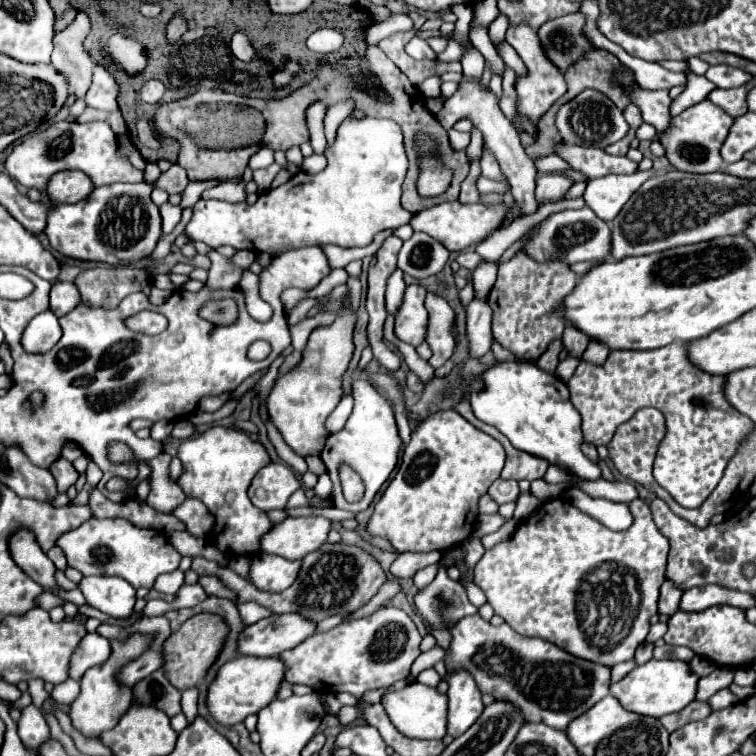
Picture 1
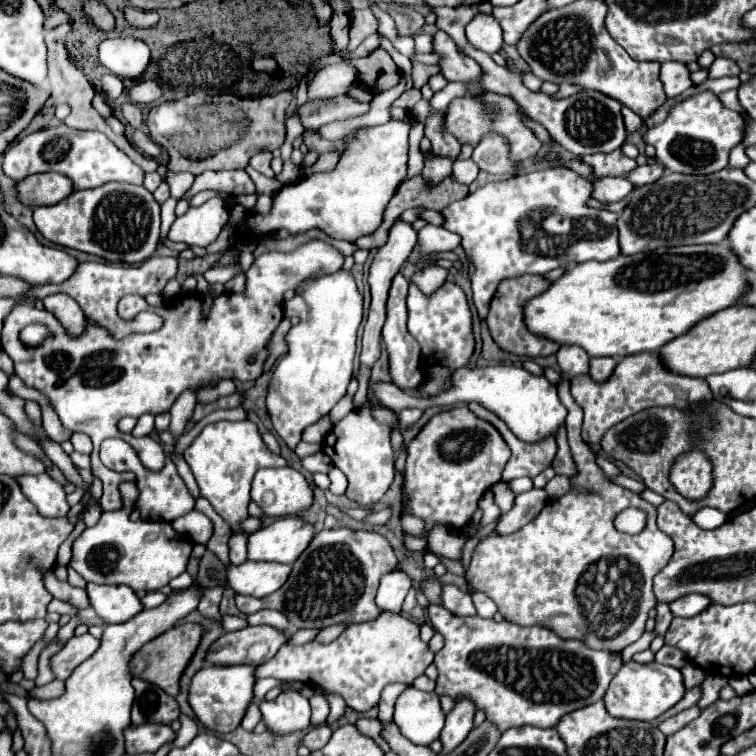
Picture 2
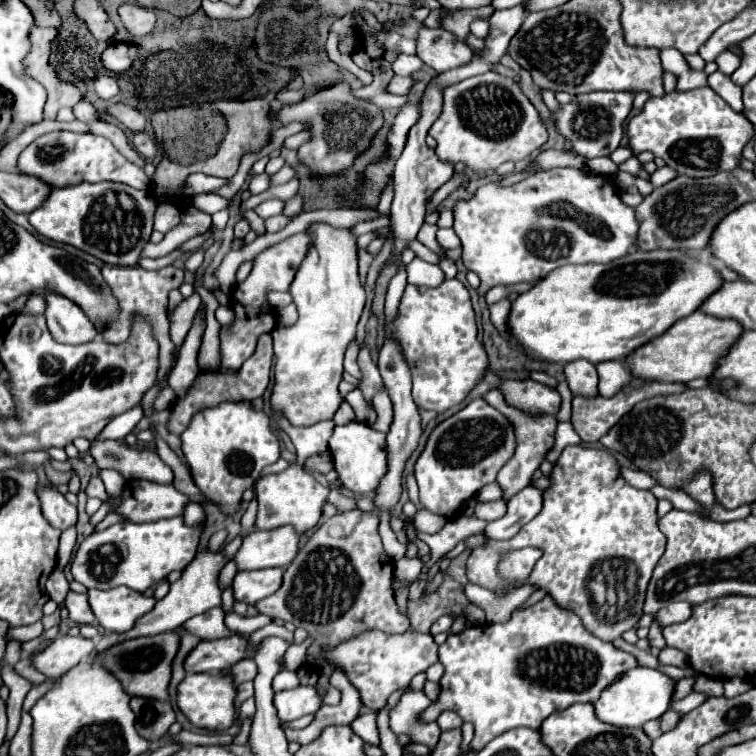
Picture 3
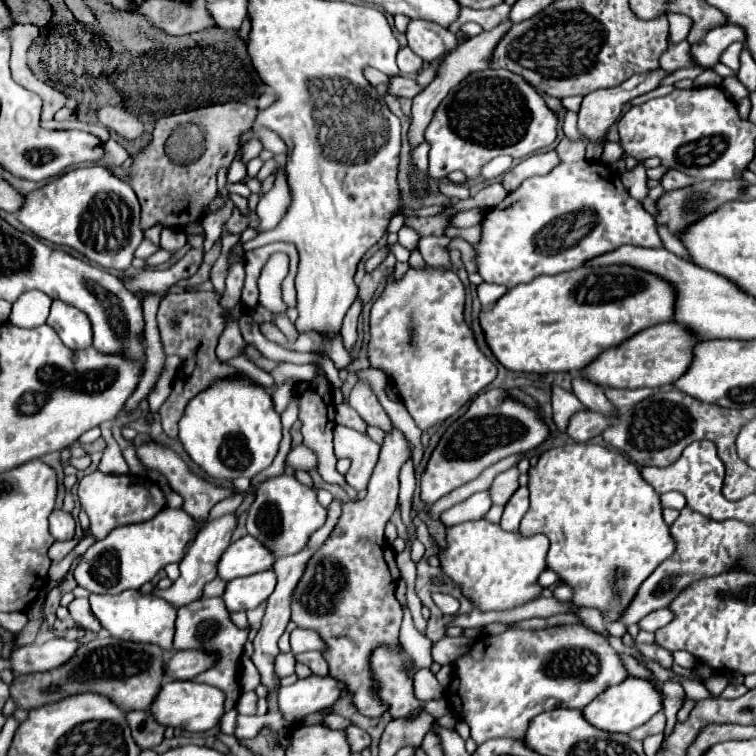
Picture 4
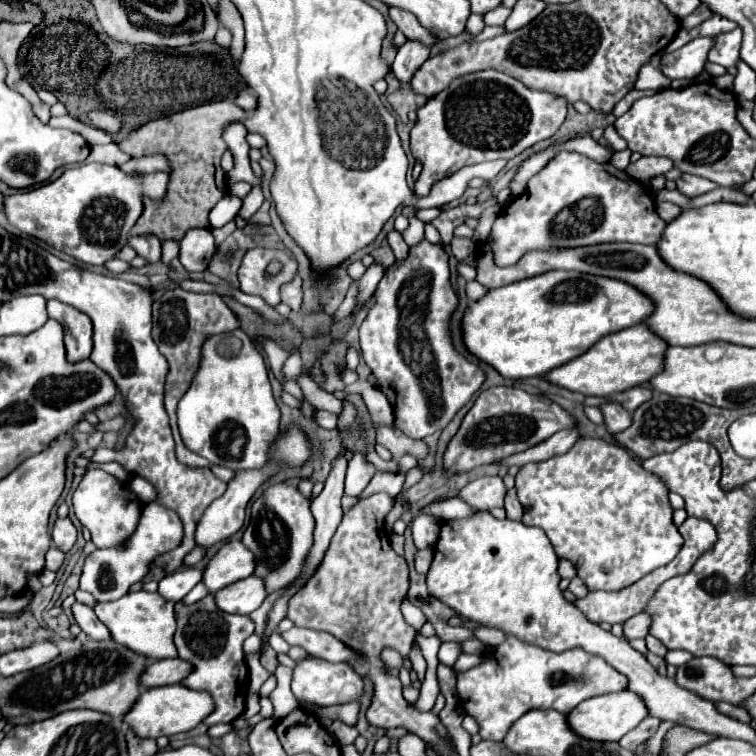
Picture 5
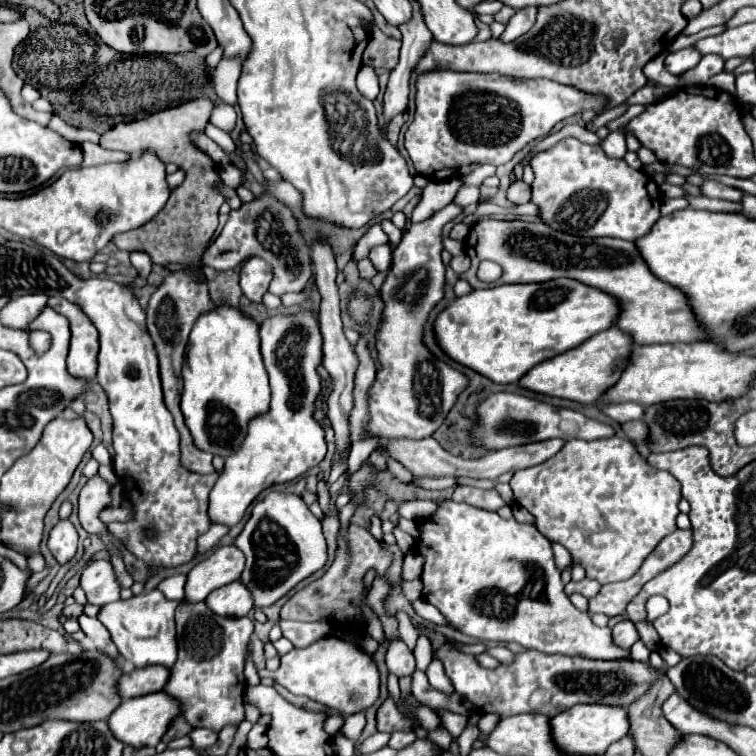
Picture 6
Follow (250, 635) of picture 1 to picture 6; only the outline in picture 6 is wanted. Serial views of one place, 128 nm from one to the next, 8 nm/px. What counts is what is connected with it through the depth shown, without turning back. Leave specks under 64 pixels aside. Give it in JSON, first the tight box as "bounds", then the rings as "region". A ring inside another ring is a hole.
{"bounds":[116,666,170,698],"region":[[[152,666],[152,668],[134,668],[118,678],[116,692],[122,698],[136,698],[144,694],[152,694],[156,690],[162,690],[170,672],[164,666]]]}

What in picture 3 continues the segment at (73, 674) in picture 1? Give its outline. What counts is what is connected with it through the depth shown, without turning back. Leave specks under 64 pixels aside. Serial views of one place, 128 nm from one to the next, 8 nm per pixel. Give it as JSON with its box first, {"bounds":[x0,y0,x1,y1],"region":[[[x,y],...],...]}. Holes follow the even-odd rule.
{"bounds":[32,636,96,678],"region":[[[56,636],[50,640],[42,650],[38,650],[32,658],[32,664],[36,666],[38,672],[42,672],[48,678],[60,678],[64,676],[70,668],[80,664],[84,658],[92,654],[96,646],[82,638],[82,636]]]}

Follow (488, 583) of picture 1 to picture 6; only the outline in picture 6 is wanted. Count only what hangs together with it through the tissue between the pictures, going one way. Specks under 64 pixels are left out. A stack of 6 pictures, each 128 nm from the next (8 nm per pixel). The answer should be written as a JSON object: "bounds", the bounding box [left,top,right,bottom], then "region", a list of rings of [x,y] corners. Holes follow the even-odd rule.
{"bounds":[510,436,682,584],"region":[[[620,436],[592,442],[568,440],[564,448],[544,464],[514,472],[510,486],[514,500],[536,518],[536,528],[548,540],[566,546],[574,564],[580,564],[586,576],[600,584],[626,580],[640,568],[656,544],[676,530],[676,516],[680,514],[678,502],[682,498],[680,482],[670,472],[652,468],[646,458],[636,452],[634,444]]]}

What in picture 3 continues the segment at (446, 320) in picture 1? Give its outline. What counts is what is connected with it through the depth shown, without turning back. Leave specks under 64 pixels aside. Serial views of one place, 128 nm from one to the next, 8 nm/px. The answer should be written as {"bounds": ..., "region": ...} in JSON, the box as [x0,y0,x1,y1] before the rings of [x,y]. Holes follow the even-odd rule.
{"bounds":[408,258,444,286],"region":[[[414,258],[408,266],[408,284],[418,284],[418,286],[438,286],[444,280],[444,274],[438,266],[432,266],[420,258]]]}

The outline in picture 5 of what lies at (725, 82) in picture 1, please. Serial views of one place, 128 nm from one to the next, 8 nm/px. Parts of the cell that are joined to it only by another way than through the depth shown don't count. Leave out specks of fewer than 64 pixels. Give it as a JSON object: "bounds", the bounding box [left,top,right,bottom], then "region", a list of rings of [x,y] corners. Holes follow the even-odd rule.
{"bounds":[708,28,742,68],"region":[[[740,28],[716,36],[708,60],[714,64],[722,64],[726,68],[736,66],[740,62],[740,42],[742,42]]]}

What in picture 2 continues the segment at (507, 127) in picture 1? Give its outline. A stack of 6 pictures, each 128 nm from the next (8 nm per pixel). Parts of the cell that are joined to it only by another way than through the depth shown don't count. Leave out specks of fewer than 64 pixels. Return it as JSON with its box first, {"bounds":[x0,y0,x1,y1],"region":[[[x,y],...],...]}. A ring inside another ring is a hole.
{"bounds":[432,30,518,174],"region":[[[438,30],[434,36],[432,36],[432,46],[434,46],[434,54],[440,56],[440,72],[442,76],[448,80],[448,82],[472,82],[468,94],[476,94],[476,92],[482,92],[476,82],[478,82],[478,76],[480,76],[480,66],[464,56],[458,46],[454,44],[454,40],[450,36],[446,36],[446,32]],[[488,134],[480,144],[474,148],[472,160],[478,164],[480,170],[496,174],[496,172],[518,172],[518,164],[508,160],[508,144],[498,134]]]}

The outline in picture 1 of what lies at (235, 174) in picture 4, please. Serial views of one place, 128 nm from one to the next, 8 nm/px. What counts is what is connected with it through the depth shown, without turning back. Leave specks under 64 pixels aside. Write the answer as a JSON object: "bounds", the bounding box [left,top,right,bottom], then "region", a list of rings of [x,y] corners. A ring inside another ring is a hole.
{"bounds":[156,164,186,194],"region":[[[172,164],[166,172],[160,174],[160,178],[156,180],[156,186],[166,190],[168,194],[180,194],[186,188],[186,172],[184,168],[180,168],[178,164]]]}

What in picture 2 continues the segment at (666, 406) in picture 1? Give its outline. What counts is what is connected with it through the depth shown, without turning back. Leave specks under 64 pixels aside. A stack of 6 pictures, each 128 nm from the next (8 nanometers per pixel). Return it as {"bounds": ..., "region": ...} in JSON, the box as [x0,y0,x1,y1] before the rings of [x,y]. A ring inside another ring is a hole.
{"bounds":[572,352,712,500],"region":[[[642,352],[626,356],[618,362],[614,374],[604,382],[596,384],[588,376],[578,376],[572,380],[572,396],[576,404],[584,410],[584,424],[582,424],[582,440],[590,444],[598,444],[602,434],[612,428],[614,424],[622,422],[624,418],[640,412],[642,408],[650,406],[694,406],[696,402],[712,398],[708,384],[702,378],[688,378],[676,376],[668,372],[662,362],[658,360],[656,352]],[[694,450],[694,452],[682,456],[672,466],[670,480],[682,496],[686,496],[690,500],[698,500],[710,490],[712,464],[706,460],[706,456],[700,450]]]}

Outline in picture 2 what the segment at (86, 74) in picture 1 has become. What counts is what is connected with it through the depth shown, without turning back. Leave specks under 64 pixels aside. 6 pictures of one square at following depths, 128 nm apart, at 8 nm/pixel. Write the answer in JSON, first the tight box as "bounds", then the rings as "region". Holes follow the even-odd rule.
{"bounds":[44,24,158,172],"region":[[[62,24],[62,26],[58,26],[58,28],[54,28],[54,30],[46,30],[46,34],[44,34],[44,40],[46,40],[46,46],[48,46],[48,82],[50,82],[50,98],[58,104],[58,102],[66,102],[70,108],[72,108],[72,112],[70,112],[70,116],[64,120],[70,128],[74,128],[74,130],[100,130],[100,132],[104,132],[120,150],[124,150],[130,158],[132,158],[132,162],[136,162],[144,172],[154,172],[156,168],[158,168],[158,160],[152,160],[152,158],[146,158],[146,156],[142,156],[138,150],[134,150],[134,146],[124,138],[124,136],[116,136],[106,124],[104,124],[104,120],[100,118],[100,114],[92,108],[92,98],[94,98],[94,88],[90,86],[90,82],[84,78],[84,74],[68,60],[68,52],[66,52],[66,48],[64,48],[64,38],[66,38],[66,34],[70,32],[70,24]]]}

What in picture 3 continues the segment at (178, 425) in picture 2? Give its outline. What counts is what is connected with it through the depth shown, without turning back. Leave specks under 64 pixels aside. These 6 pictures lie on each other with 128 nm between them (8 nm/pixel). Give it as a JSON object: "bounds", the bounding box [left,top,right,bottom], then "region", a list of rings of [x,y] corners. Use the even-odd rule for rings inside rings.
{"bounds":[168,306,204,398],"region":[[[202,306],[194,316],[194,324],[192,324],[190,332],[186,334],[186,338],[184,338],[184,342],[180,346],[178,362],[176,362],[170,378],[168,378],[168,384],[176,392],[178,398],[182,398],[186,394],[186,390],[192,386],[194,378],[200,372],[200,368],[196,364],[196,354],[198,354],[200,340],[202,340],[202,334],[204,334],[204,322],[200,318],[200,312],[202,312]]]}

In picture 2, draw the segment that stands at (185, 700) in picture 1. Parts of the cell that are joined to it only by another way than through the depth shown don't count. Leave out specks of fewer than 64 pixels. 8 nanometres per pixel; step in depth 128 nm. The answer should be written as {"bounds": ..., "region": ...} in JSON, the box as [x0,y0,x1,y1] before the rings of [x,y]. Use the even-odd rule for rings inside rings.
{"bounds":[174,714,198,748],"region":[[[184,714],[180,716],[180,722],[182,722],[182,728],[180,728],[178,734],[176,734],[174,746],[184,748],[184,746],[188,746],[188,742],[198,734],[198,726],[196,726],[196,722],[194,722],[192,718],[186,718]]]}

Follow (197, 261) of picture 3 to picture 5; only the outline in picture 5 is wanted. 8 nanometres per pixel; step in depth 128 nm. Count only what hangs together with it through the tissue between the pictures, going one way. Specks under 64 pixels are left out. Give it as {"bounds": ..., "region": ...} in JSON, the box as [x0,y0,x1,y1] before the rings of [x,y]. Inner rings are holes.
{"bounds":[210,194,242,228],"region":[[[226,194],[210,212],[210,224],[212,228],[220,228],[222,224],[230,222],[234,218],[234,214],[240,210],[242,206],[242,200],[232,196],[232,194]]]}

